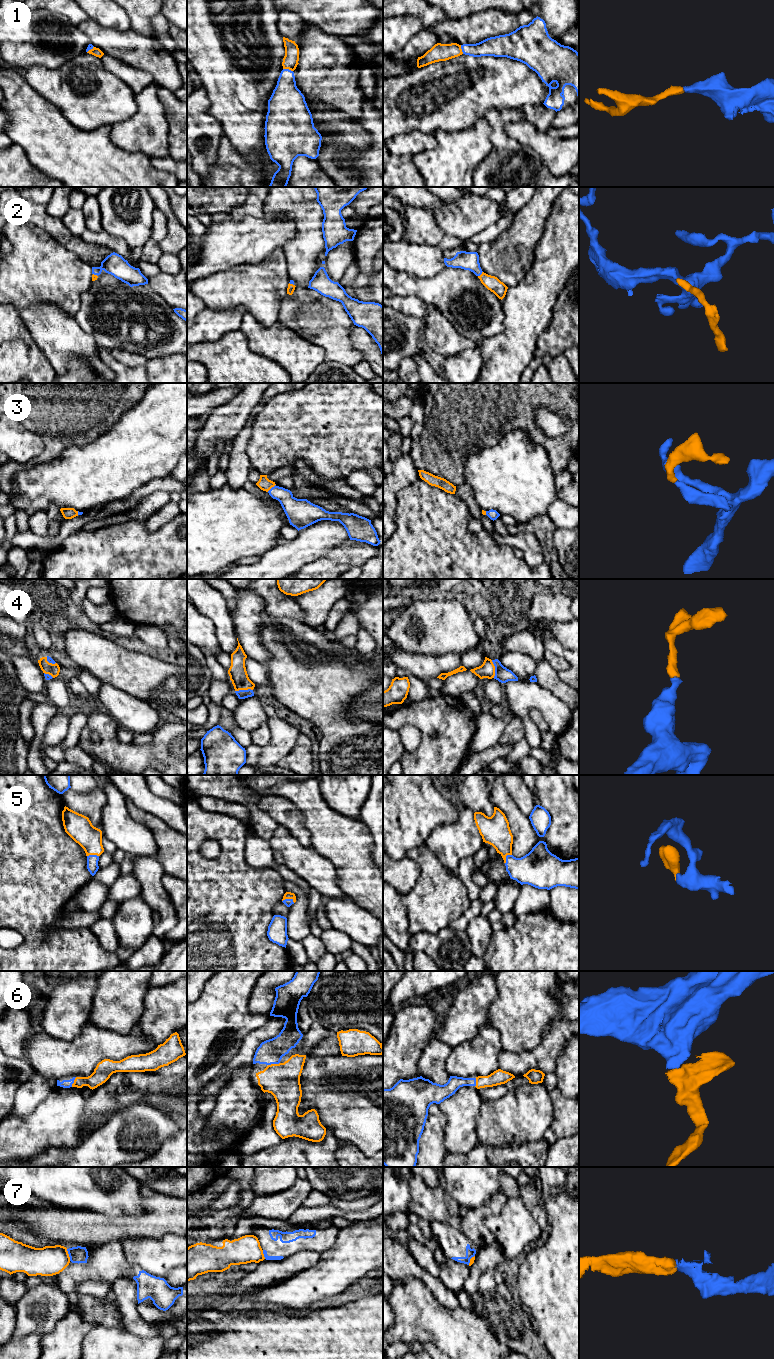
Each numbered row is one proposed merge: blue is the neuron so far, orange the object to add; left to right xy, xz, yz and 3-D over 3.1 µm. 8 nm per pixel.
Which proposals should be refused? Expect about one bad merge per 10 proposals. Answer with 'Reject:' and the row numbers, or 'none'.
Reject: 7

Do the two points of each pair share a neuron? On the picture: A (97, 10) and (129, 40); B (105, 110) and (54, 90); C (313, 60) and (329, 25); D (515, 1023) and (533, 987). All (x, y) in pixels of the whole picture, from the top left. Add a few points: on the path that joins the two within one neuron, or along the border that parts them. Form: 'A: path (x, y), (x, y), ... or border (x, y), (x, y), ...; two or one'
A: border (96, 21), (104, 26), (118, 30), (130, 30); two
B: path (92, 99), (77, 99), (67, 90); one
C: border (309, 26), (340, 36); two
D: path (521, 1014), (527, 1001), (527, 996); one

